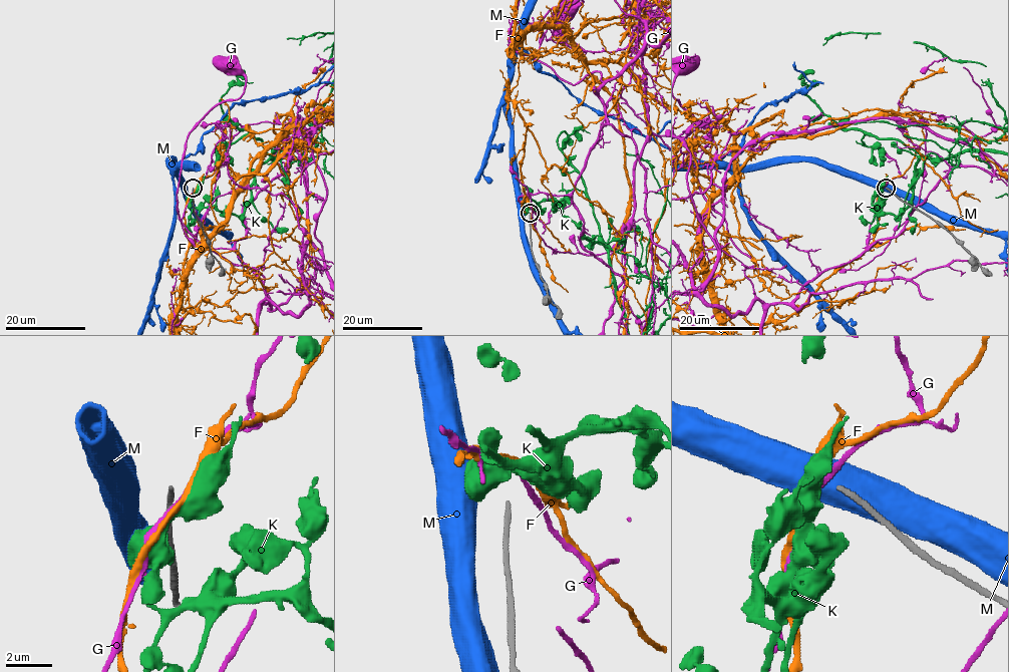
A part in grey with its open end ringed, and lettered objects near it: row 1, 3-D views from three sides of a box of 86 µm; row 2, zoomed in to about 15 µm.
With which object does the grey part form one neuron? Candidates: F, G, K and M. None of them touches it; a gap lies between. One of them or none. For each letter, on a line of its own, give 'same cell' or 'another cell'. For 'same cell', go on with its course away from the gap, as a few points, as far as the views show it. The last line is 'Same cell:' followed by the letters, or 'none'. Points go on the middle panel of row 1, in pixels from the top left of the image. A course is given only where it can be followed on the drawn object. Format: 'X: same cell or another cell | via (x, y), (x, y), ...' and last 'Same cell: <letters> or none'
F: another cell
G: another cell
K: another cell
M: another cell
Same cell: none

